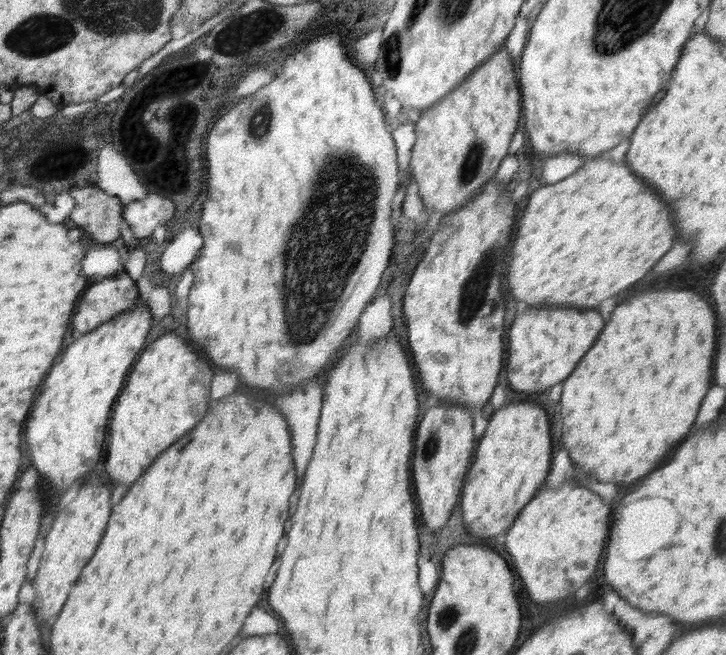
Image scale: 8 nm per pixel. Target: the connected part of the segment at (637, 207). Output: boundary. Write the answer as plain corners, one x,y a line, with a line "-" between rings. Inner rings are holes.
609,155
589,158
574,174
536,190
519,218
506,270
506,290
522,306
562,306
562,309
598,308
602,300
630,288
666,254
674,240
669,206
657,192
644,186
624,161
611,163

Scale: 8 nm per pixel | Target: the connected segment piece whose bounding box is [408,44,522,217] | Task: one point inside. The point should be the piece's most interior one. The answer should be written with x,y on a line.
461,140

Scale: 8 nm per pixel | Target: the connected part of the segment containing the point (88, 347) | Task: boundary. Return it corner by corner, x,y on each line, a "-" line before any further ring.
139,299
130,310
115,316
78,342
70,344
64,358
50,370
40,392
40,404
28,418
26,442
32,450
32,466
56,490
70,488
76,480
83,483
96,466
106,426
117,398
133,363
140,356
151,330
152,315
145,302

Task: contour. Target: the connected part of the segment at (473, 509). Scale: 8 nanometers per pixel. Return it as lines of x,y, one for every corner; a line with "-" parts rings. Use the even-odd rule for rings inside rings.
516,400
502,405
491,415
485,433
477,441
461,490
462,520
474,538
486,542
496,536
501,540
520,511
544,485
551,470
549,420
543,406

